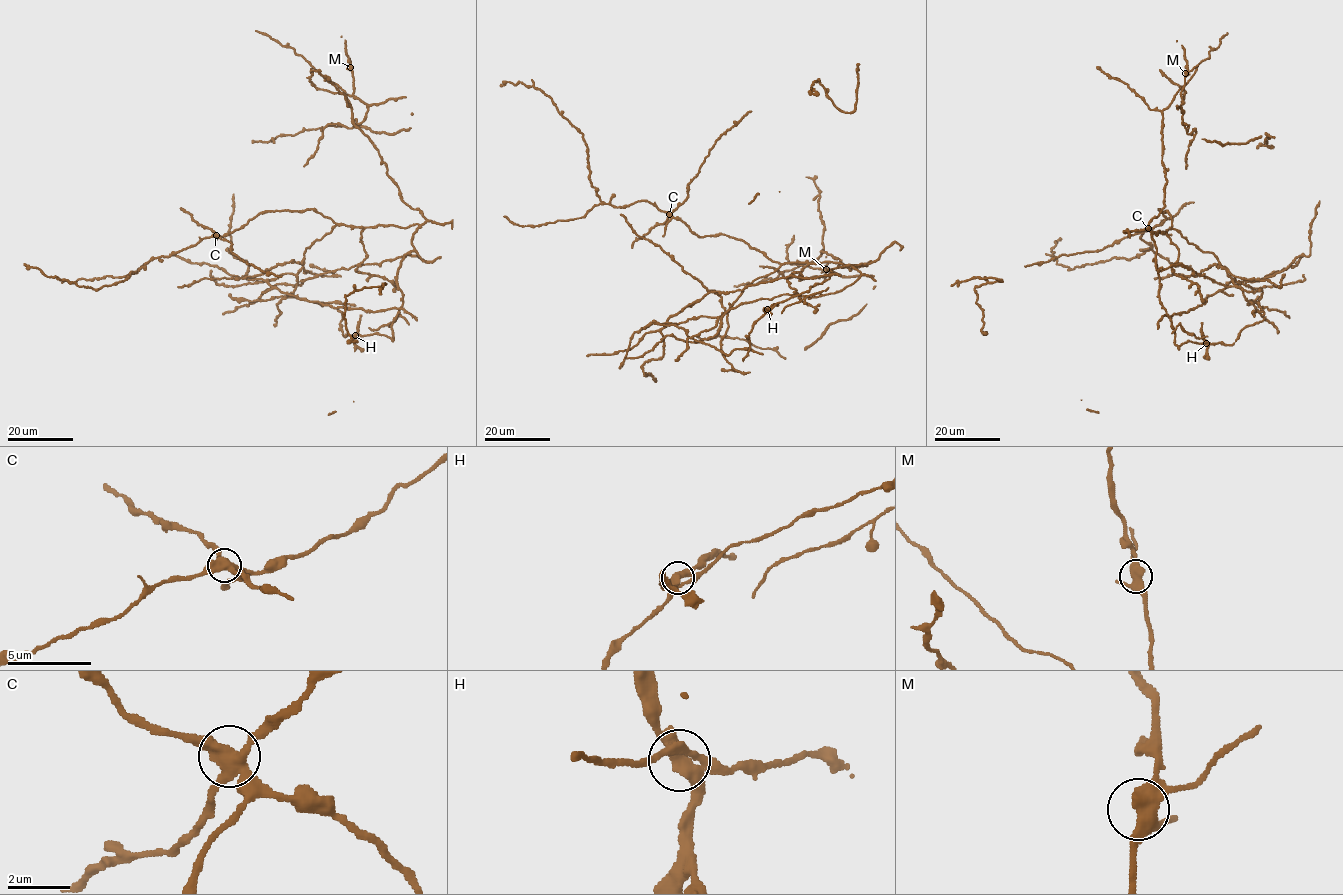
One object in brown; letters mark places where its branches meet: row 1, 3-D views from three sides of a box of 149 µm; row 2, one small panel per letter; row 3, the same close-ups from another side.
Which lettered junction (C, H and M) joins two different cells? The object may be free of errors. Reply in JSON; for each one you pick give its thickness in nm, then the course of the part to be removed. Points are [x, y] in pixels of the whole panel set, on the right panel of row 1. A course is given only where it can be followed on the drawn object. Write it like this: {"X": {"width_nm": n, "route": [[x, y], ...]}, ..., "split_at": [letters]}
{"C": {"width_nm": 480, "route": [[1148, 229], [1098, 251], [1062, 254], [1048, 261], [1024, 266]]}, "split_at": ["C"]}

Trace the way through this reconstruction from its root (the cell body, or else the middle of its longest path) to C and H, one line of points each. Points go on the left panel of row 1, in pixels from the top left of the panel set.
C: (399, 227), (347, 226), (335, 223), (312, 209), (258, 213), (228, 234), (215, 235)
H: (399, 227), (418, 225), (414, 248), (397, 272), (403, 302), (392, 323), (393, 337), (355, 335)

